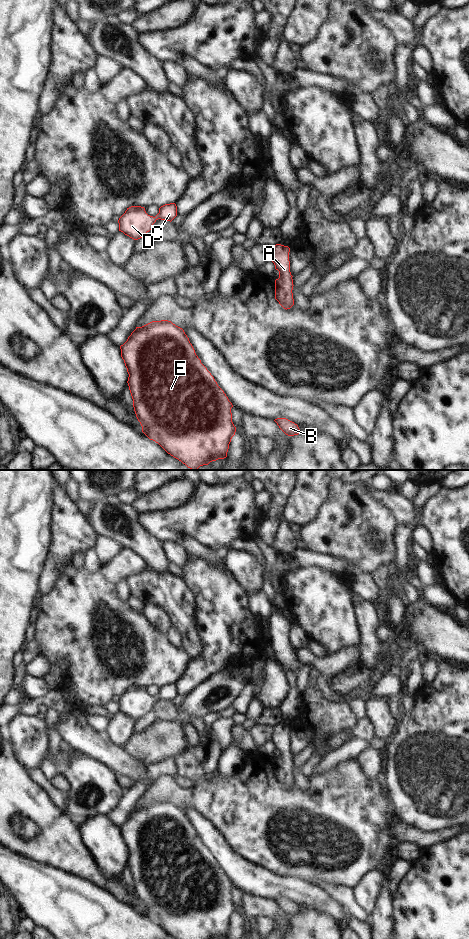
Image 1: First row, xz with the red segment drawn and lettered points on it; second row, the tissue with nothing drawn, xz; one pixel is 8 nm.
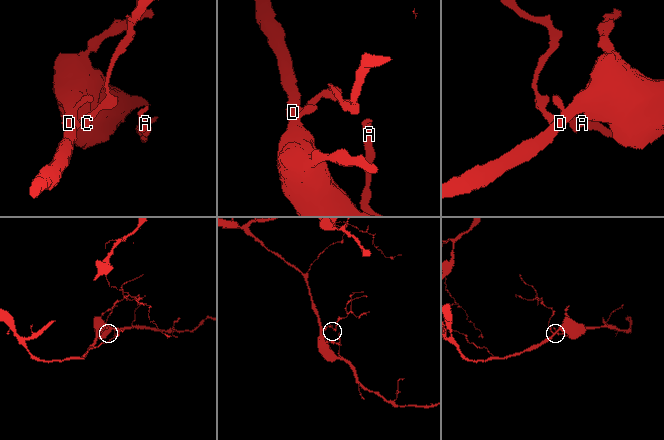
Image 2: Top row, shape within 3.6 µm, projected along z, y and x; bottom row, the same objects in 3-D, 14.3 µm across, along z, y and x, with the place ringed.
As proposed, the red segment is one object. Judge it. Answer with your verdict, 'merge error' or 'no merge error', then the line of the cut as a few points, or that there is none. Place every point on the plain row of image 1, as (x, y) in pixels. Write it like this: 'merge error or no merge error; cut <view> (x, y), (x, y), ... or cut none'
no merge error; cut none

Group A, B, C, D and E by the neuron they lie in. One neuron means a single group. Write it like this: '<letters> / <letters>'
A B C D E

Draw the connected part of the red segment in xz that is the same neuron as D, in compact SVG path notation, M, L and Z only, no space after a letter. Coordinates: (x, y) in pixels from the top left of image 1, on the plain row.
M175 683L161 686L155 697L148 695L144 687L131 686L118 700L119 711L134 720L138 720L152 709L153 704L158 699L171 702L176 696L177 686Z

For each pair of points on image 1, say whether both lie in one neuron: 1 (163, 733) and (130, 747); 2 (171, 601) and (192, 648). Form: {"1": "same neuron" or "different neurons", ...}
{"1": "same neuron", "2": "same neuron"}

